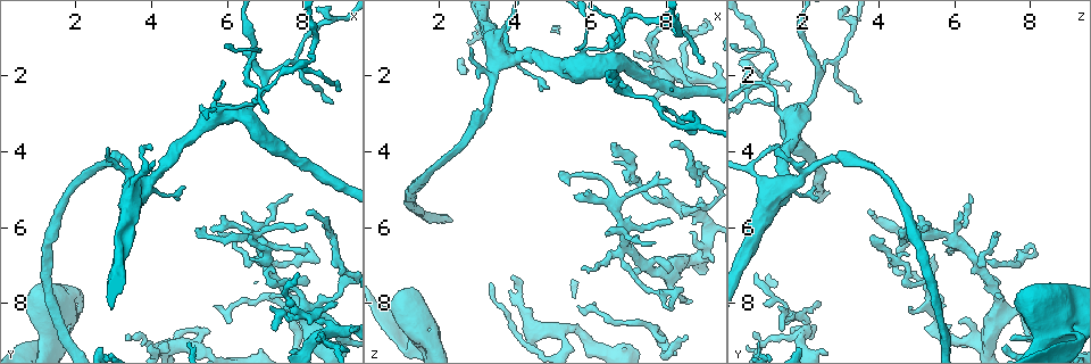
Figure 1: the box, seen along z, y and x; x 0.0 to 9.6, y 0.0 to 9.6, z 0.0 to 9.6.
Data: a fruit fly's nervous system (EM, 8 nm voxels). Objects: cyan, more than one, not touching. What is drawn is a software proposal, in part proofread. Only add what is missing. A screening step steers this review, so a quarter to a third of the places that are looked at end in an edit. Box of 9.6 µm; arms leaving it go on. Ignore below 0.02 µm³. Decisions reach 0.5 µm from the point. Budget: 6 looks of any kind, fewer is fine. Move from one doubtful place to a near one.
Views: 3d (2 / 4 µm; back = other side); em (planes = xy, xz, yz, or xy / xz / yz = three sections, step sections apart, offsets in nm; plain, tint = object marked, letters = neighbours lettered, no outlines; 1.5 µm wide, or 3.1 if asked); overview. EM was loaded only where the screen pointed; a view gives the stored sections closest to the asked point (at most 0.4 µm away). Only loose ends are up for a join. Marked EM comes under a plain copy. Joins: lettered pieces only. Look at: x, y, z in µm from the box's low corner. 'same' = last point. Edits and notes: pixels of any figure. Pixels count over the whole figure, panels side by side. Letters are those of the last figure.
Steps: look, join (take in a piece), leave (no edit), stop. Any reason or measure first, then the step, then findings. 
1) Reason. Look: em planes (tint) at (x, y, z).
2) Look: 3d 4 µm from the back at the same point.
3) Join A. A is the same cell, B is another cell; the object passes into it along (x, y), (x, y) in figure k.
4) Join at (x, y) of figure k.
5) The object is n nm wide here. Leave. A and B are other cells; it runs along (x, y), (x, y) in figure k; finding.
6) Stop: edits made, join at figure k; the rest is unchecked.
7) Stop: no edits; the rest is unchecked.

An open end. Look: em xz step 8 (tint) at (8.55, 8.75, 0.70).

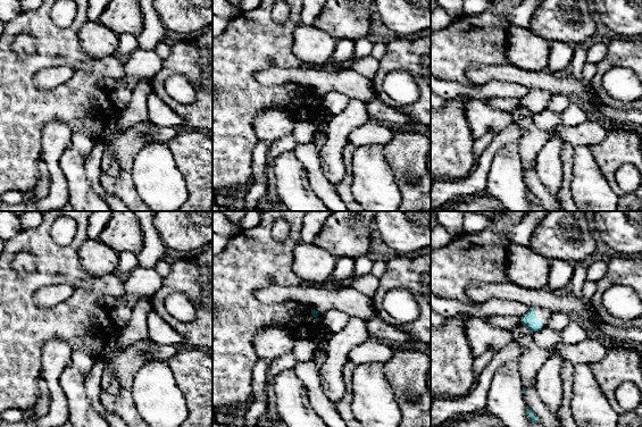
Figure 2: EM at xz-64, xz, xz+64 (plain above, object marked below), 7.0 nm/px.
Cut it another way. Look: em yz step 4 (letters) at the same point.

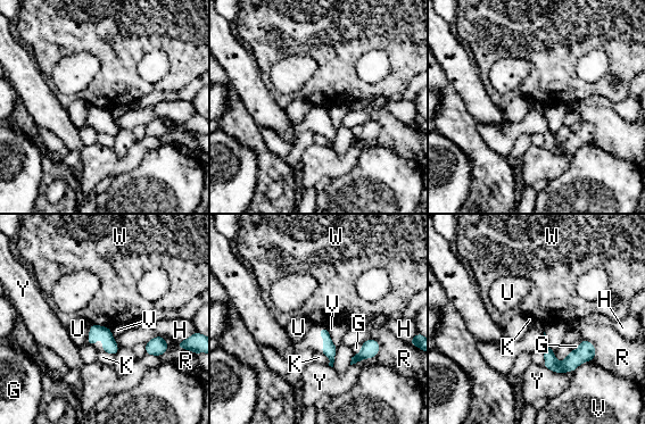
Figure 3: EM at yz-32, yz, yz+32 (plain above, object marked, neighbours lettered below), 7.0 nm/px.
Leave. G, H, K, R, U, V, W and Y are other cells; it runs along (589, 349), (568, 365), (547, 364) in figure 3; no lettered piece goes on from it.

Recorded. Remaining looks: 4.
Thin end. Look: em planes (letters) at (4.00, 9.10, 7.40).

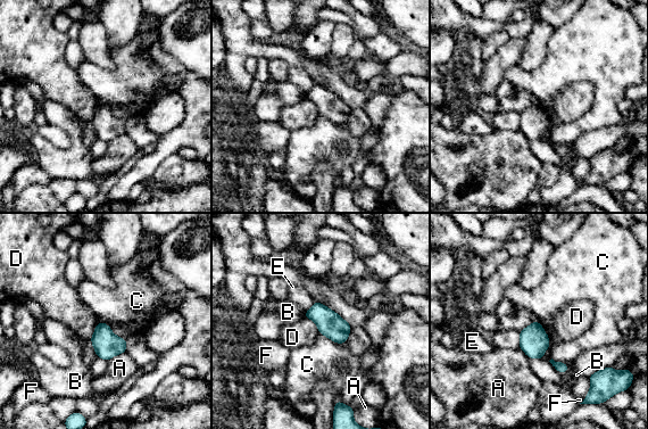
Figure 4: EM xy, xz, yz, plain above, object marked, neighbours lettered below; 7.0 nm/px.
The longest contact is with D, 260 nm. Leave. A, B, C, D, E and F are other cells; a border runs along (320, 332), (337, 343), (346, 343) in figure 4; none of them fits.

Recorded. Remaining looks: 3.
Thin end. Look: 3d 4 µm at (2.85, 4.00, 1.25).

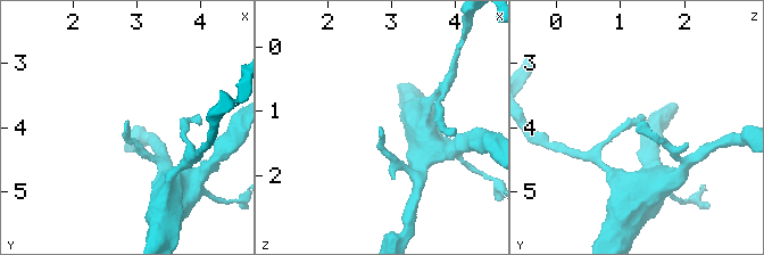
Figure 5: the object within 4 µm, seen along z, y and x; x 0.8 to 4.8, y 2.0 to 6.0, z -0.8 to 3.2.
Look: em xy step 8 (letters) at (2.80, 4.00, 1.25).

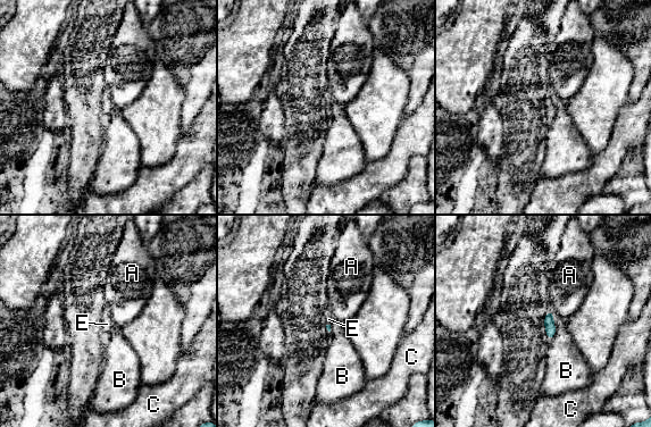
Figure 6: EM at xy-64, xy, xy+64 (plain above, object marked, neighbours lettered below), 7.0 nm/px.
Look: em planes (letters) at the same point.

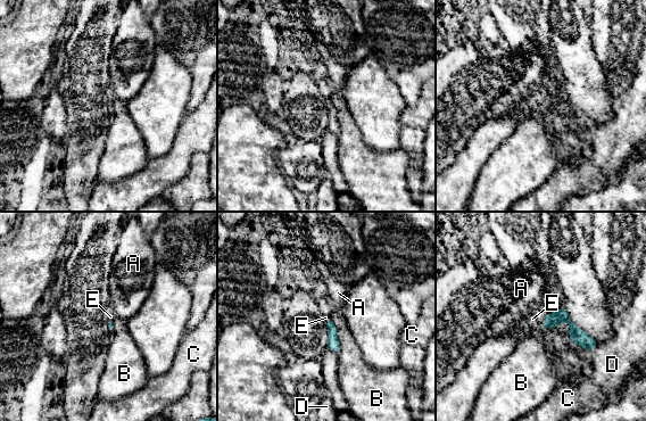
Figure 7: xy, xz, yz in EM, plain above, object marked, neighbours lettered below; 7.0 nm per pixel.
The longest contact is with B, 260 nm. Join E. E is the same cell, A, B, C and D are other cells; the object passes into it along (552, 320), (544, 320), (532, 319) in figure 7; it goes on there.

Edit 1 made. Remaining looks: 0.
Stop: edits made, join at figure 7; the rest is unchecked.

